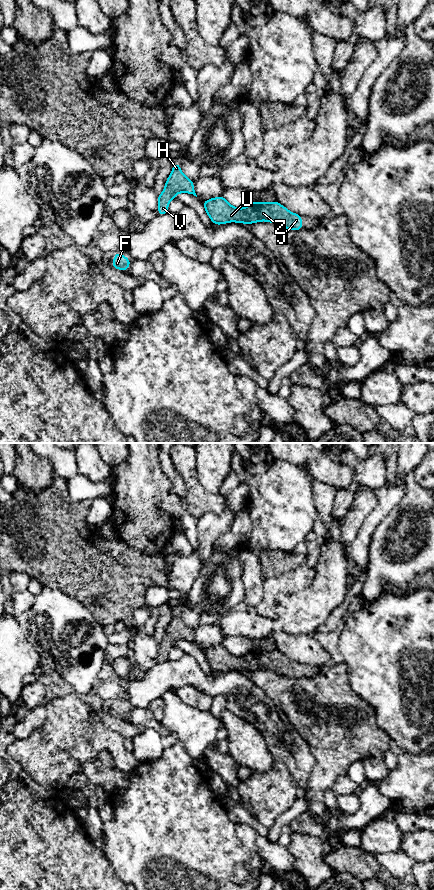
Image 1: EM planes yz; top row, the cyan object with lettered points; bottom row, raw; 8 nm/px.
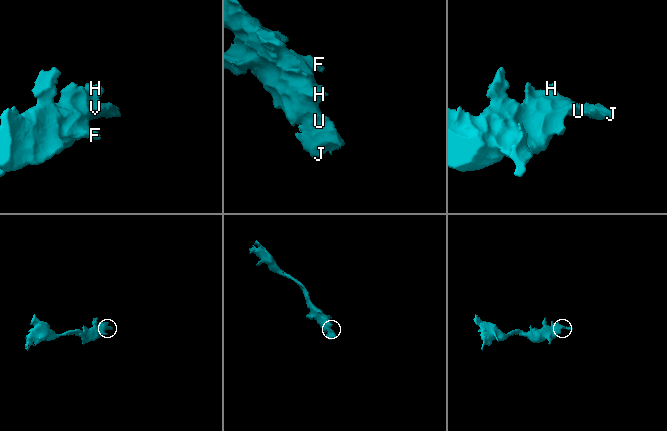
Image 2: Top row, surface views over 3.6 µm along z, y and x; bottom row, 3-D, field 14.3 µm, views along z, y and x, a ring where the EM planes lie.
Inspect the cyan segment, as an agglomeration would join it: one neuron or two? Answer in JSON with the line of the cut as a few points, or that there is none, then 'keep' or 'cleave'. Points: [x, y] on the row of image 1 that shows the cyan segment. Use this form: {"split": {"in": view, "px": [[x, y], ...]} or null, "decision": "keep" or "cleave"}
{"split": null, "decision": "keep"}

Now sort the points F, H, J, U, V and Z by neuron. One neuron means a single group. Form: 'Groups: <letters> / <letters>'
Groups: F H J U V Z

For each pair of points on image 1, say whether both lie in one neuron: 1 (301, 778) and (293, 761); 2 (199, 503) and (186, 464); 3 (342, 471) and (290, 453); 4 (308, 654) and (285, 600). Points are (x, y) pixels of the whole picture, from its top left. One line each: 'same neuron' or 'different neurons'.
1: same neuron
2: same neuron
3: same neuron
4: different neurons

